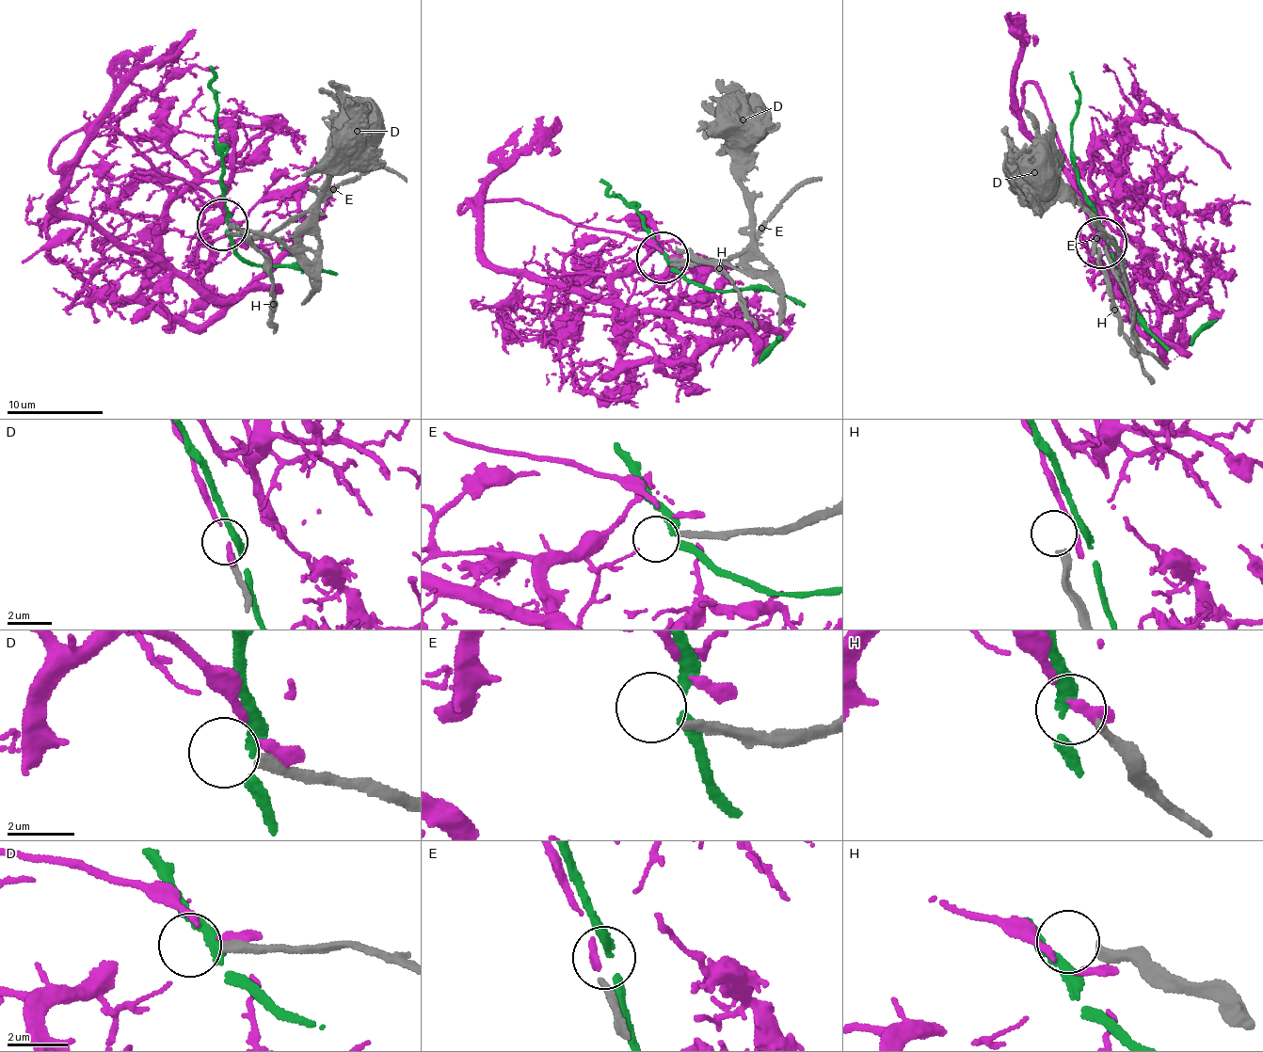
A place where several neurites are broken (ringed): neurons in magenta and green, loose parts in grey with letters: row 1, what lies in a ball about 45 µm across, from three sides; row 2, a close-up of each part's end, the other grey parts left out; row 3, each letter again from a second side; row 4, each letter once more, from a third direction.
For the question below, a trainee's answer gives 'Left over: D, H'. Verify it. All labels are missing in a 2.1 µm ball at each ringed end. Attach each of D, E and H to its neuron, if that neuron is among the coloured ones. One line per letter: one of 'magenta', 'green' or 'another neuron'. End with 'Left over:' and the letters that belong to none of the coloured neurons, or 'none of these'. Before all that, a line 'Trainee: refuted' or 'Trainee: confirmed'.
Trainee: refuted
D: another neuron
E: another neuron
H: another neuron
Left over: D, E, H

